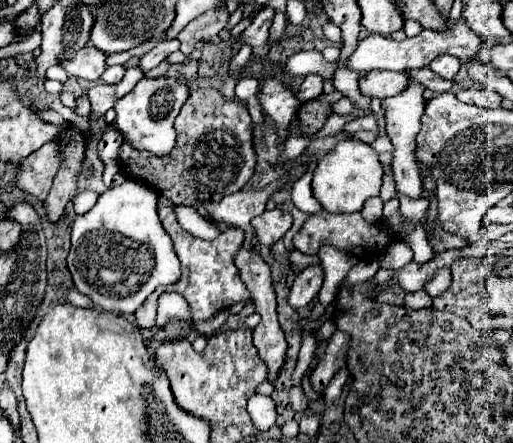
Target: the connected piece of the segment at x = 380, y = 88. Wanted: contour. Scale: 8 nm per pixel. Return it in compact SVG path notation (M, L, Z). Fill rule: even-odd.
M376 70L360 76L360 92L368 98L384 100L388 96L400 94L408 86L406 72L390 72L390 70Z

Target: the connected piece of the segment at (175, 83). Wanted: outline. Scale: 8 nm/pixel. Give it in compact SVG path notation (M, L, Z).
M142 78L132 92L116 100L116 120L114 128L124 136L126 144L132 144L136 150L150 152L154 156L168 156L176 146L174 120L186 102L190 90L186 80L168 80L168 78Z

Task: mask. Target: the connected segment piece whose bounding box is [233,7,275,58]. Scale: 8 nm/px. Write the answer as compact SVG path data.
M264 7L256 17L242 32L238 42L234 44L233 52L237 54L243 44L250 44L254 48L254 54L258 58L264 58L266 56L266 40L268 40L268 28L271 27L275 10L271 7Z

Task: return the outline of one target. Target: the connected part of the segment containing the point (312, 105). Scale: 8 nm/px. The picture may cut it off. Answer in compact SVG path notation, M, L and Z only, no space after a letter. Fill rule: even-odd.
M310 100L310 102L302 104L300 112L298 112L298 118L302 122L304 134L318 132L324 126L328 114L330 114L330 106L328 104L322 104L322 102L316 102L316 100Z

